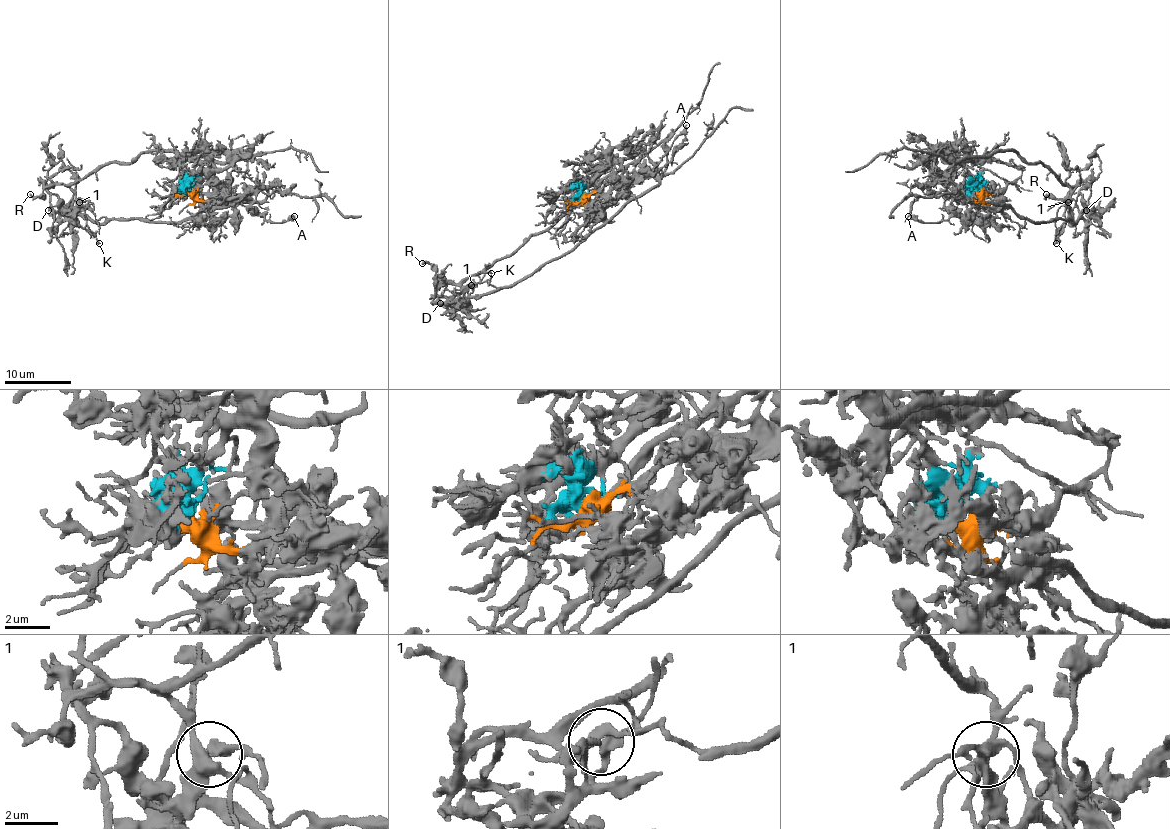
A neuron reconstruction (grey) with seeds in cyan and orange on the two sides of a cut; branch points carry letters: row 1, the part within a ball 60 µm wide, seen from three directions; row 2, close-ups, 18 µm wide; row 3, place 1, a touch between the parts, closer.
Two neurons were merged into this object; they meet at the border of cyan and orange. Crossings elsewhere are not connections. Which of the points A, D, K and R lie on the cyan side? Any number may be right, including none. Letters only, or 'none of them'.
D, K, R

